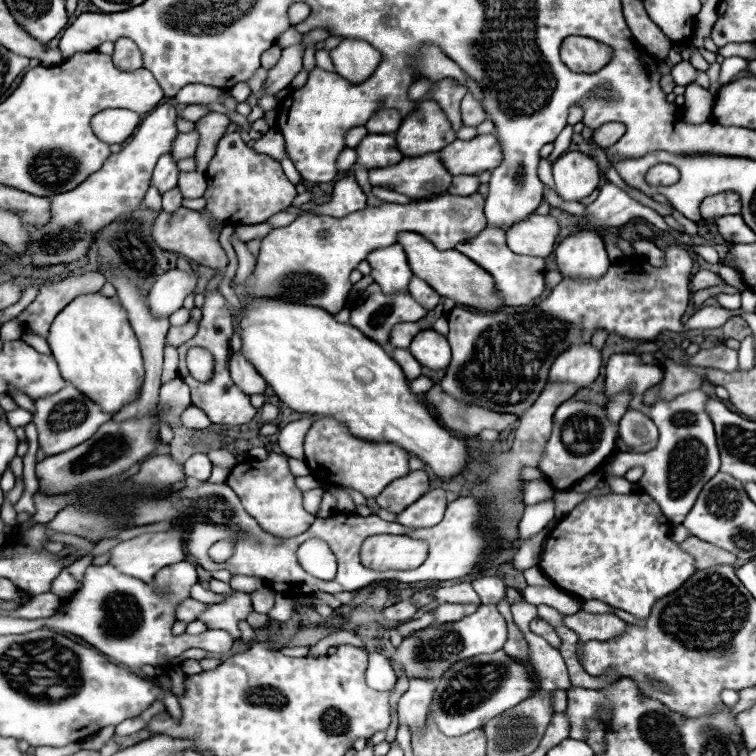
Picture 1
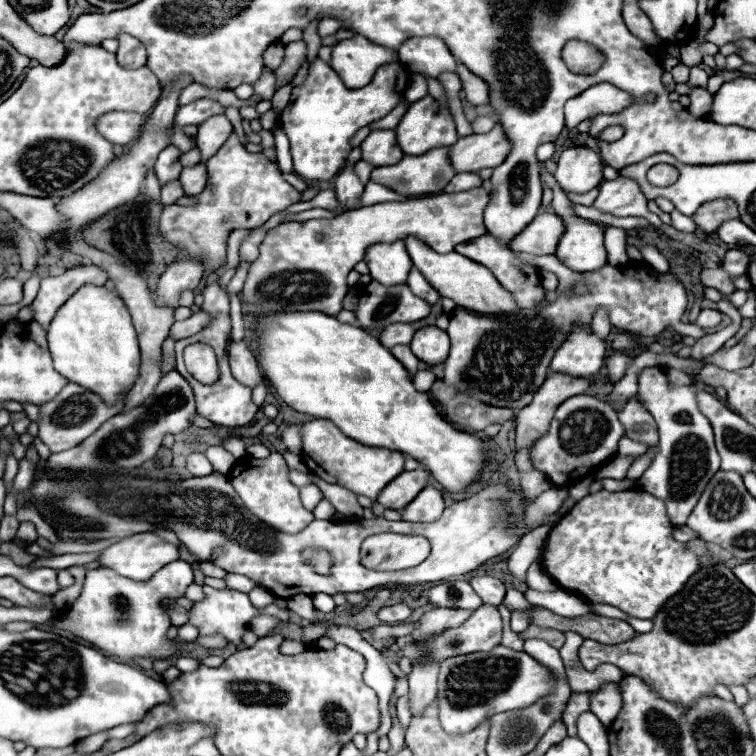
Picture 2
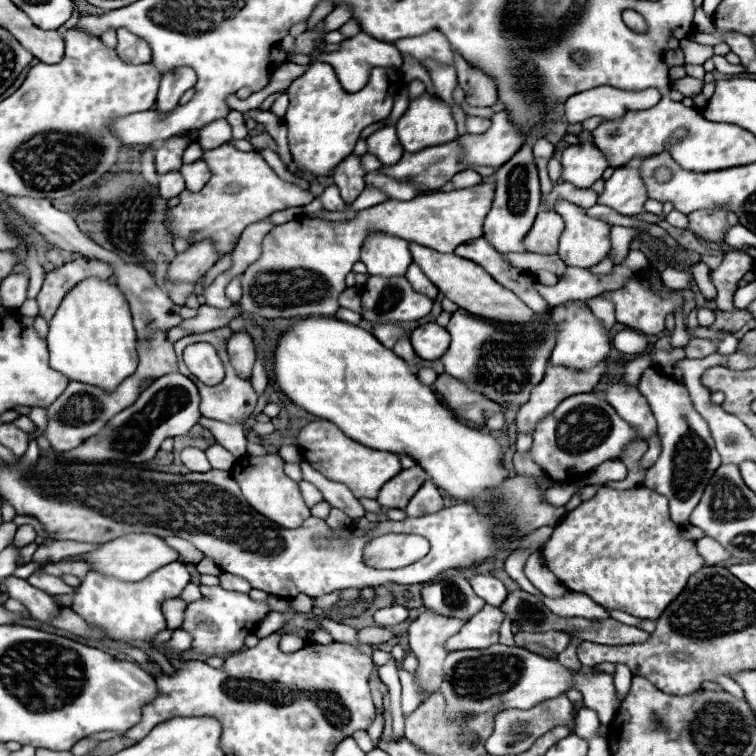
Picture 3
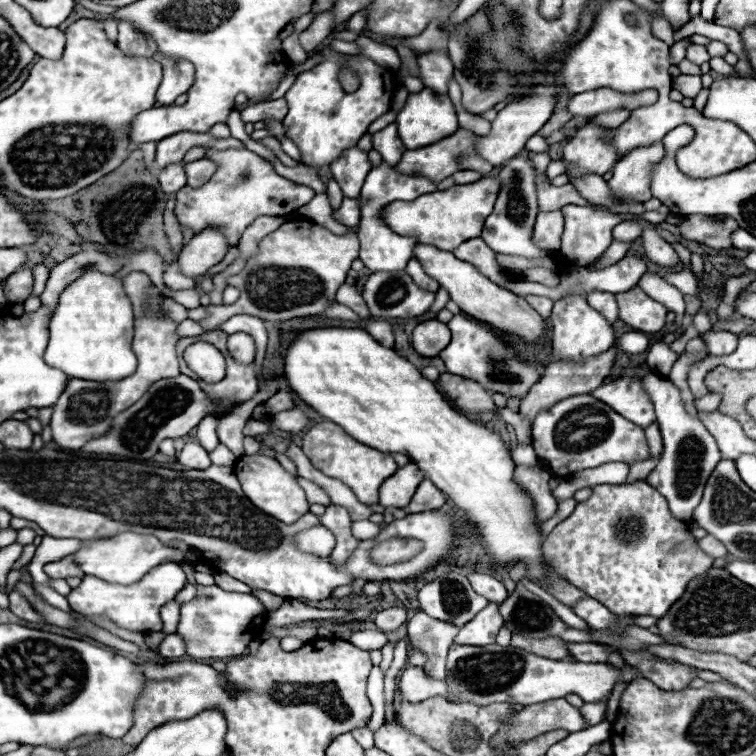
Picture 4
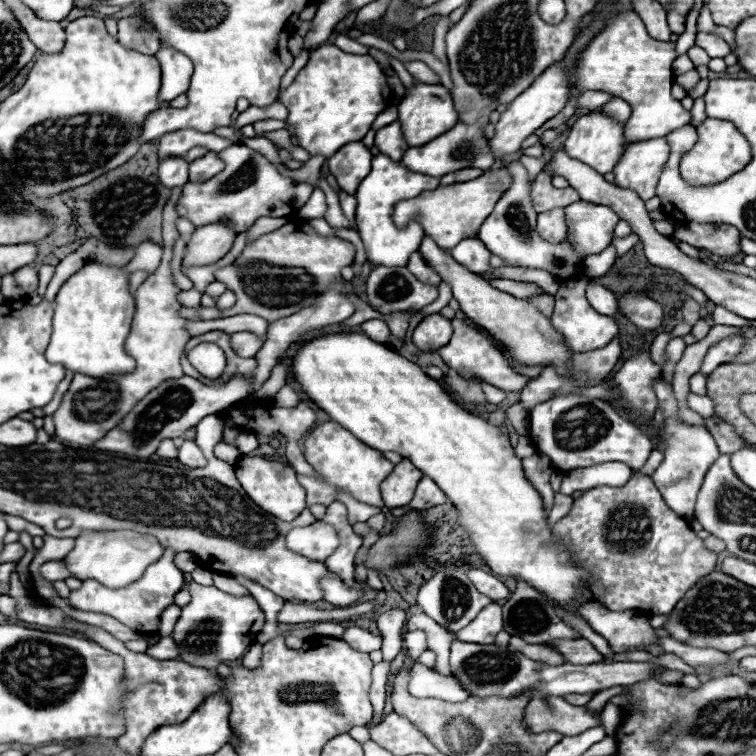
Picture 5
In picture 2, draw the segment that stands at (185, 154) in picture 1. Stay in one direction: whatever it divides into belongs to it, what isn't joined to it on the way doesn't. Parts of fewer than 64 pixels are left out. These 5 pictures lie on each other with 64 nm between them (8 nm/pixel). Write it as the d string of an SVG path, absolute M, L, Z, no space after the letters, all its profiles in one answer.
M180 130L172 134L170 142L172 142L172 146L176 146L182 154L184 154L184 152L190 152L192 148L196 148L196 138L194 138L194 136L186 136L186 134L180 132Z

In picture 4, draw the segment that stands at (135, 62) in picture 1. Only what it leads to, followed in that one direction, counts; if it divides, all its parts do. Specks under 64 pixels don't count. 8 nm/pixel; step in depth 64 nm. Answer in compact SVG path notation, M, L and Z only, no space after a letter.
M120 22L118 24L118 42L116 46L128 54L128 56L142 56L142 58L152 58L156 54L156 44L148 40L142 32L136 32L130 24Z

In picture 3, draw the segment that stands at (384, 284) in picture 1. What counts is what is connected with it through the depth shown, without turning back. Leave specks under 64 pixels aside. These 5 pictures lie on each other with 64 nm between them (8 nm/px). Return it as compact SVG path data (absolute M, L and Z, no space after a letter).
M372 234L364 240L362 262L368 268L368 274L394 278L404 276L412 264L412 256L404 238L394 238L388 234Z

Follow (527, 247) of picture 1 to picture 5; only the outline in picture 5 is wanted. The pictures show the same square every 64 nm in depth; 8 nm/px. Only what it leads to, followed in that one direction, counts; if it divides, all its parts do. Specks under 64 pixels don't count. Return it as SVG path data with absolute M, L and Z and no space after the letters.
M554 208L554 210L548 210L548 212L540 212L538 214L536 232L546 242L562 242L566 238L564 210L562 208Z

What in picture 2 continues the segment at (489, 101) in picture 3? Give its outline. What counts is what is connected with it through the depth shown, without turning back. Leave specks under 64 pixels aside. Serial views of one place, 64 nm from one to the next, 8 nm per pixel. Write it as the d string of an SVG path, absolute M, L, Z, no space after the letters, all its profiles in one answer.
M458 64L458 76L466 90L466 98L472 104L488 104L488 84L482 78L468 72L462 64Z

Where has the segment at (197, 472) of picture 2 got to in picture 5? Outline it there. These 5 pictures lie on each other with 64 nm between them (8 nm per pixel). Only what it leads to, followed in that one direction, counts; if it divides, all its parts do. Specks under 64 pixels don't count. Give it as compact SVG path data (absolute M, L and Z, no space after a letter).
M188 440L180 446L180 454L178 454L178 460L188 466L188 468L200 468L200 466L206 466L206 458L202 454L202 450L196 446L196 442Z

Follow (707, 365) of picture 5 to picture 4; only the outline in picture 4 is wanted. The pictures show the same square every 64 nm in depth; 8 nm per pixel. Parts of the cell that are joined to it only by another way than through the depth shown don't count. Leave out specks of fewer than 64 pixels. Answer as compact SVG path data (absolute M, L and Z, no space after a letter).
M708 330L700 338L710 346L710 356L726 356L726 354L734 352L736 346L738 346L738 336L730 334L730 332L712 332L712 330Z

